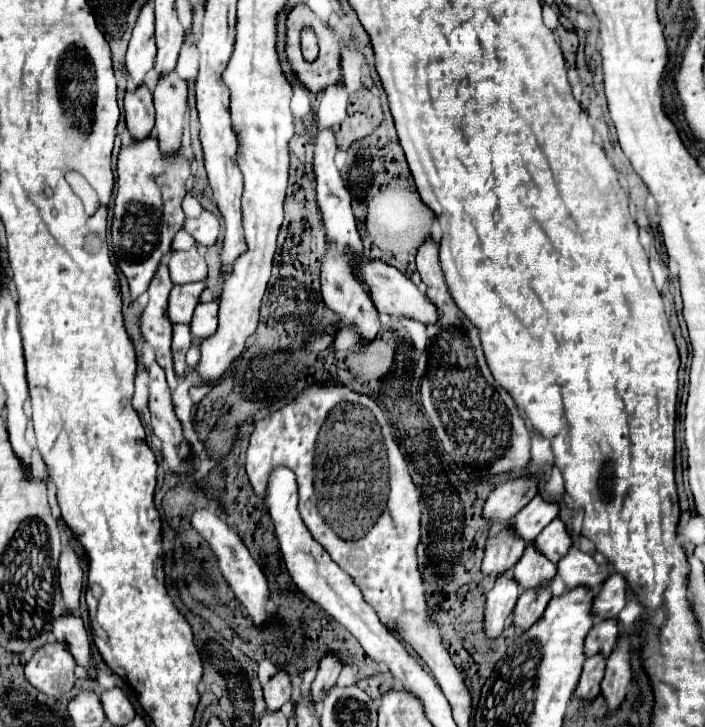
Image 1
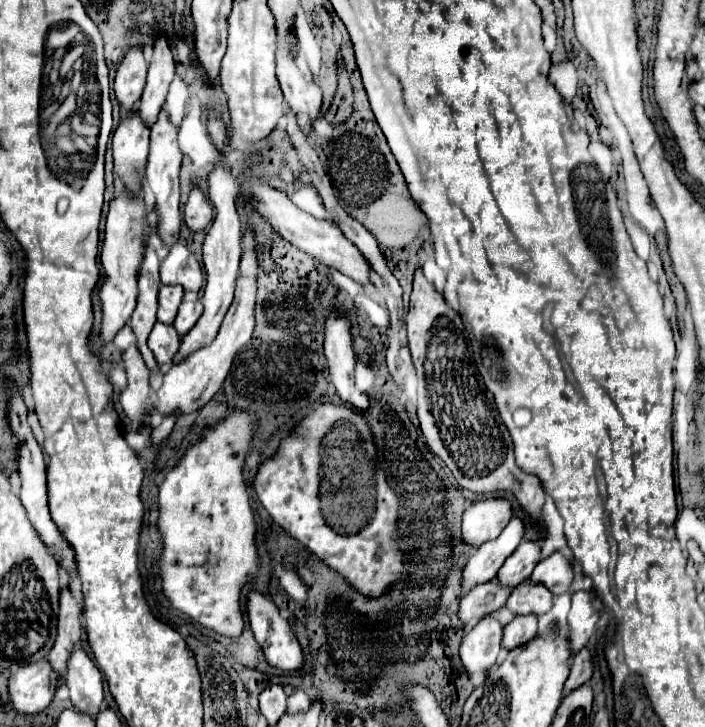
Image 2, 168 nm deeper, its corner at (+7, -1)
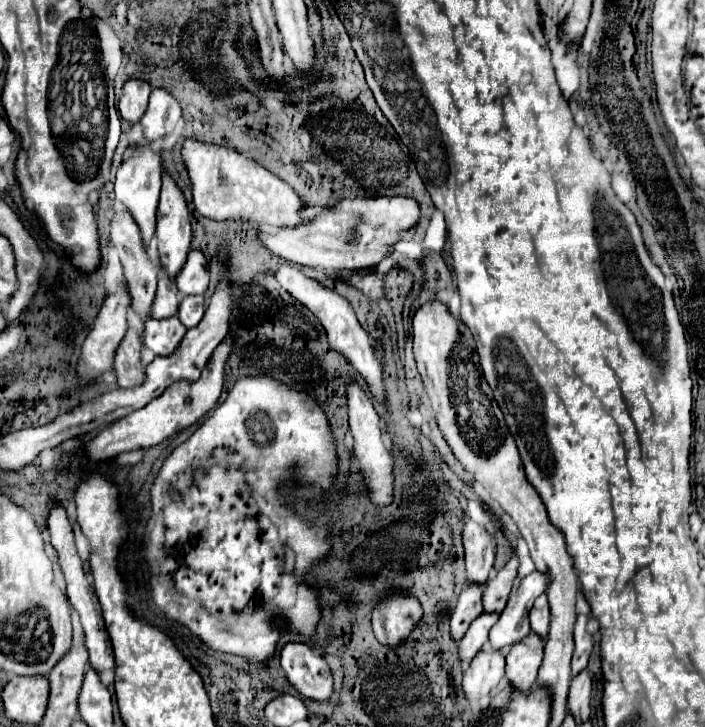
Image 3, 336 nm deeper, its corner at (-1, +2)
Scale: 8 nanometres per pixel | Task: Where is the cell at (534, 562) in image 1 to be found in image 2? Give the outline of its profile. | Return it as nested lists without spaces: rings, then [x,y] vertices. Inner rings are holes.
[[[526,579],[516,589],[512,589],[506,607],[514,615],[544,615],[552,607],[552,593],[546,587],[528,583]]]

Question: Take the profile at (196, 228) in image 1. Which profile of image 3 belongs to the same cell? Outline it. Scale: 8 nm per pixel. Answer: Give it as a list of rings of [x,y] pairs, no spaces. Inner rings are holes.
[[[186,140],[182,156],[192,180],[194,206],[200,216],[212,220],[234,220],[240,216],[262,228],[300,228],[300,224],[308,224],[310,218],[302,216],[304,202],[300,196],[286,182],[244,154],[224,146]]]

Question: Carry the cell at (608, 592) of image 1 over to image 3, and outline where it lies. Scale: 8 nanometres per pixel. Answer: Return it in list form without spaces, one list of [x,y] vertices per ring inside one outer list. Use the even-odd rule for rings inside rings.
[[[580,614],[576,620],[576,628],[574,628],[574,656],[572,656],[572,676],[576,676],[582,668],[586,668],[588,664],[588,656],[592,652],[594,646],[594,638],[592,634],[586,630],[588,624],[588,616]]]

